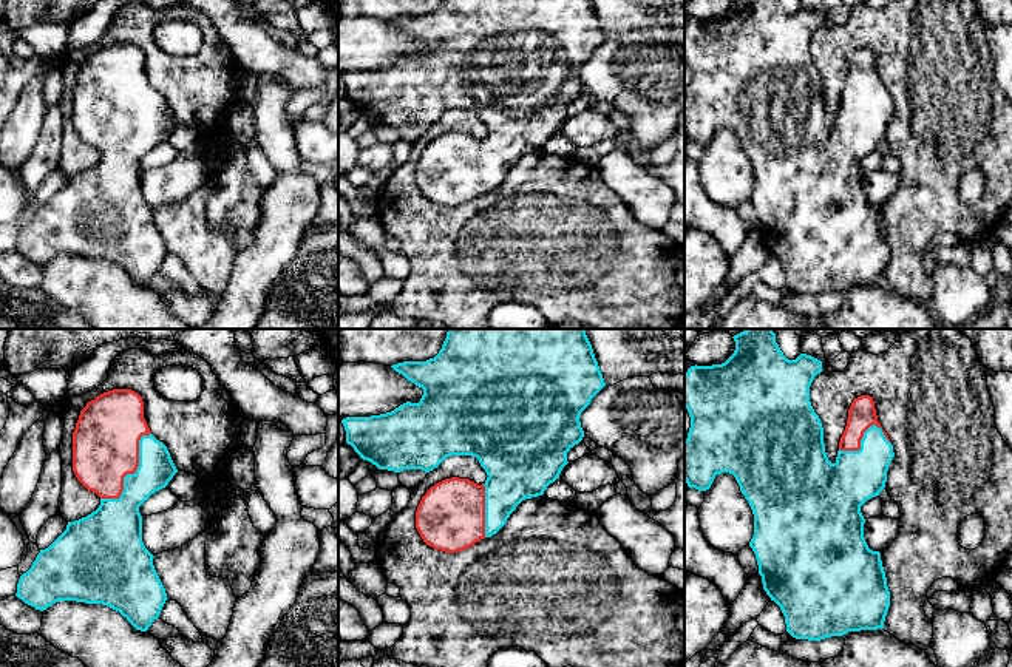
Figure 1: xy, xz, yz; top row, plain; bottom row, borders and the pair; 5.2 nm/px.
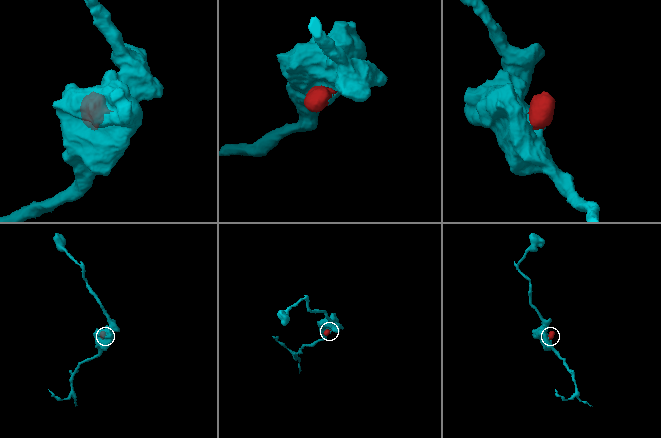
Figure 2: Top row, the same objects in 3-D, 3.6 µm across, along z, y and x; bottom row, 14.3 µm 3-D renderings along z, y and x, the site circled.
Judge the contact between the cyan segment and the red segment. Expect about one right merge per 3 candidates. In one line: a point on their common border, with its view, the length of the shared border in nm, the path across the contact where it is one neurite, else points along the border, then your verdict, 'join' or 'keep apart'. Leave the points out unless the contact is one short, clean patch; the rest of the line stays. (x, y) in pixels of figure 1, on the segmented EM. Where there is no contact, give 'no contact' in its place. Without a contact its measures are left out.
xy (132, 474) | 440 nm | join

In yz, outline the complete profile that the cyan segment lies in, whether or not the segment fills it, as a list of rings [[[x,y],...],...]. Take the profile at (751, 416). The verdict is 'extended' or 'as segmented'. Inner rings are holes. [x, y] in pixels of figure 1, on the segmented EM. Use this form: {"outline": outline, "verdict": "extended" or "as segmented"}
{"outline": [[[746,329],[732,337],[735,341],[734,354],[722,364],[712,366],[691,366],[684,374],[684,408],[691,417],[691,428],[684,440],[684,482],[689,488],[706,491],[711,488],[717,474],[729,472],[735,477],[742,494],[748,500],[754,514],[754,536],[749,542],[752,548],[759,574],[762,576],[763,590],[774,601],[786,624],[786,631],[796,639],[820,641],[831,636],[844,636],[848,631],[878,630],[884,628],[884,621],[890,607],[890,591],[887,577],[881,560],[881,553],[868,548],[864,537],[865,519],[861,506],[871,497],[879,496],[885,488],[887,471],[895,457],[893,445],[878,422],[873,397],[861,395],[853,400],[848,409],[845,431],[839,442],[836,462],[831,463],[825,452],[824,428],[819,415],[814,412],[810,401],[810,386],[817,374],[822,372],[822,361],[800,354],[796,360],[788,360],[776,343],[773,329]]], "verdict": "extended"}

